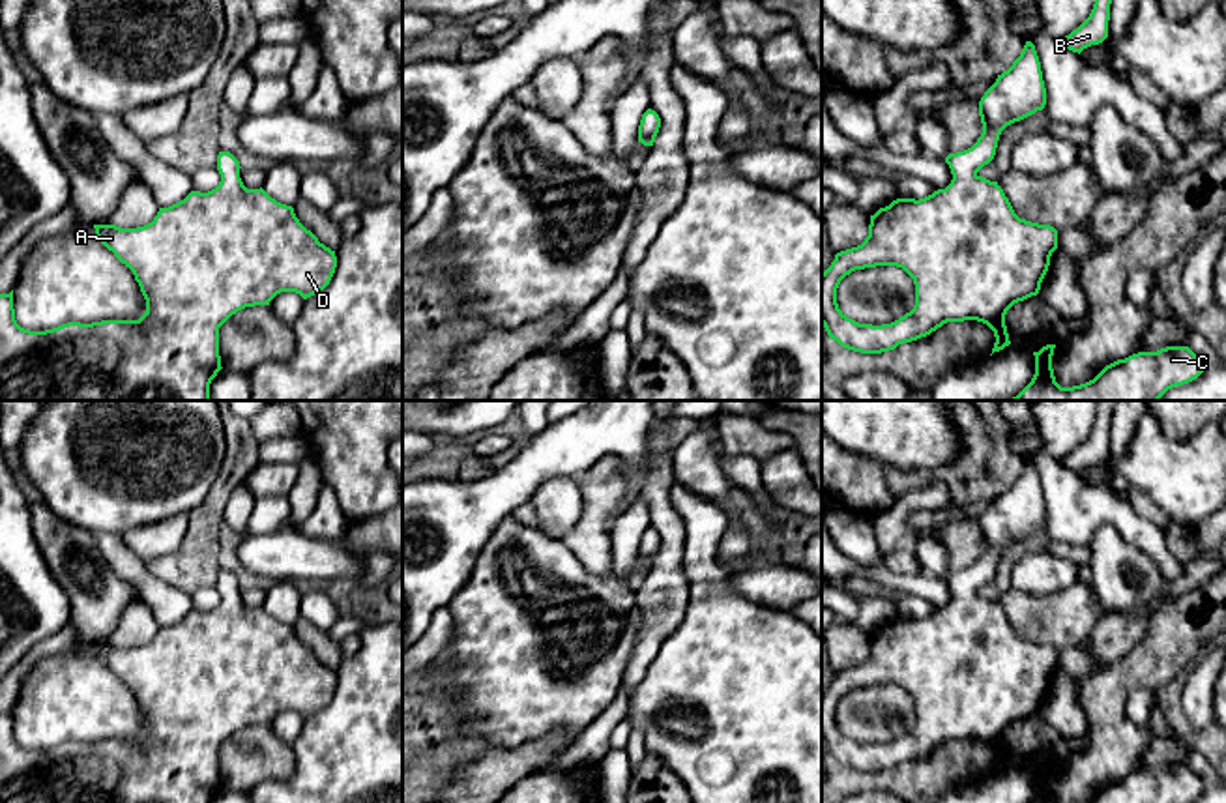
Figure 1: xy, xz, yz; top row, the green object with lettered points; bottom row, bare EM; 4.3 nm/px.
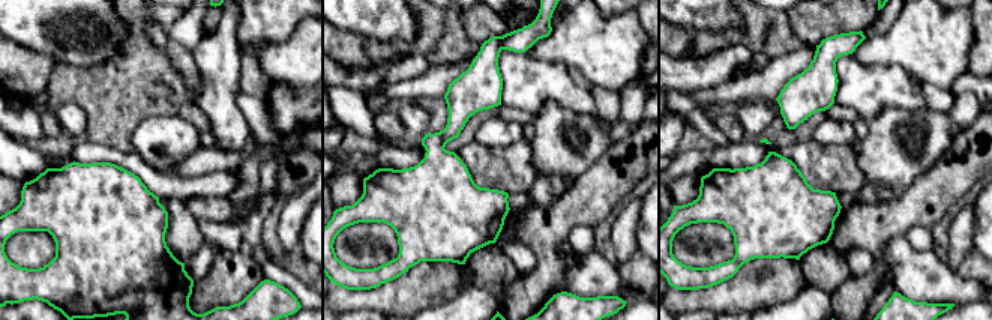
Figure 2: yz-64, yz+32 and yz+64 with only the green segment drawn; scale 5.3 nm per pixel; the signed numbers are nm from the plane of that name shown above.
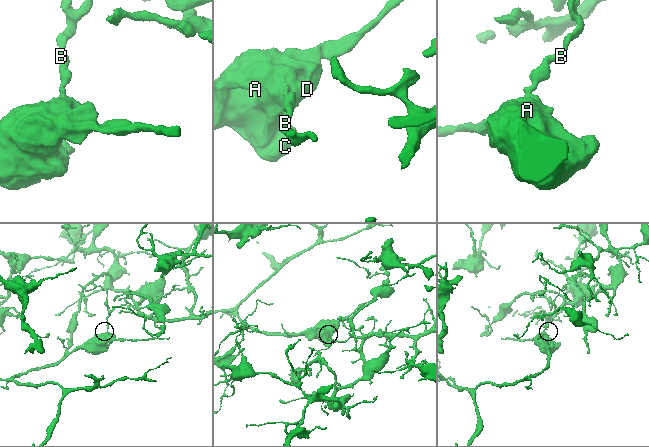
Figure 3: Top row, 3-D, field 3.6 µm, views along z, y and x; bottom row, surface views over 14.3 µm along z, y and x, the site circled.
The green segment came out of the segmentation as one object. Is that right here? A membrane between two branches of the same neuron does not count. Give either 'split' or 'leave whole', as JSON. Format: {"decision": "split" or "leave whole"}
{"decision": "split"}

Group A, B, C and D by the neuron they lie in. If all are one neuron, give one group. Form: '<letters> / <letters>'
A C D / B

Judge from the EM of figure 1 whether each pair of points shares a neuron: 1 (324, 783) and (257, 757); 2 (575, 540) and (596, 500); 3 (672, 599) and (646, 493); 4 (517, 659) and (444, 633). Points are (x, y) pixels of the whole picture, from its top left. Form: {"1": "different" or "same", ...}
{"1": "different", "2": "same", "3": "same", "4": "different"}

